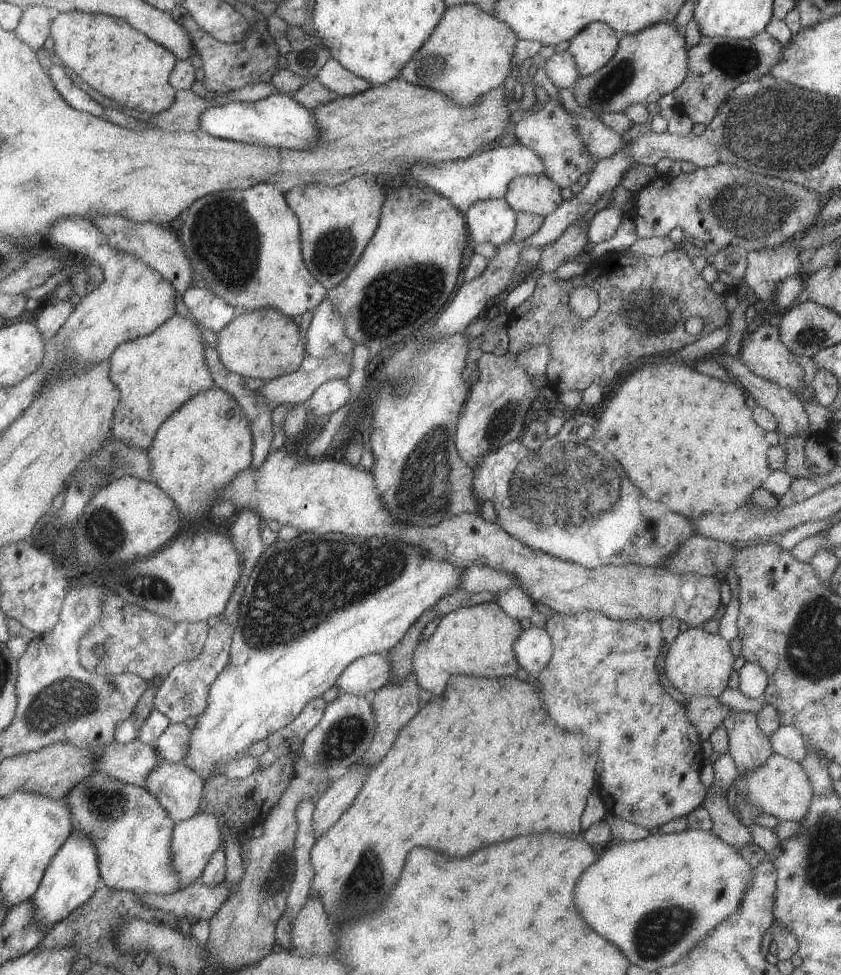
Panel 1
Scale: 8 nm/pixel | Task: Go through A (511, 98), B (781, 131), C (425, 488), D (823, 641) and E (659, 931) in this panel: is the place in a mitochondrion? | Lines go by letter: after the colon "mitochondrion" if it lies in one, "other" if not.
A: other
B: mitochondrion
C: mitochondrion
D: mitochondrion
E: mitochondrion

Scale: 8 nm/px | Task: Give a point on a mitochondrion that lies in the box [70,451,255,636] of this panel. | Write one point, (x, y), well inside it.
(103, 532)

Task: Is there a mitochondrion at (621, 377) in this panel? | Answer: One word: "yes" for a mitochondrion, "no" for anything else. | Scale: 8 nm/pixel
no

